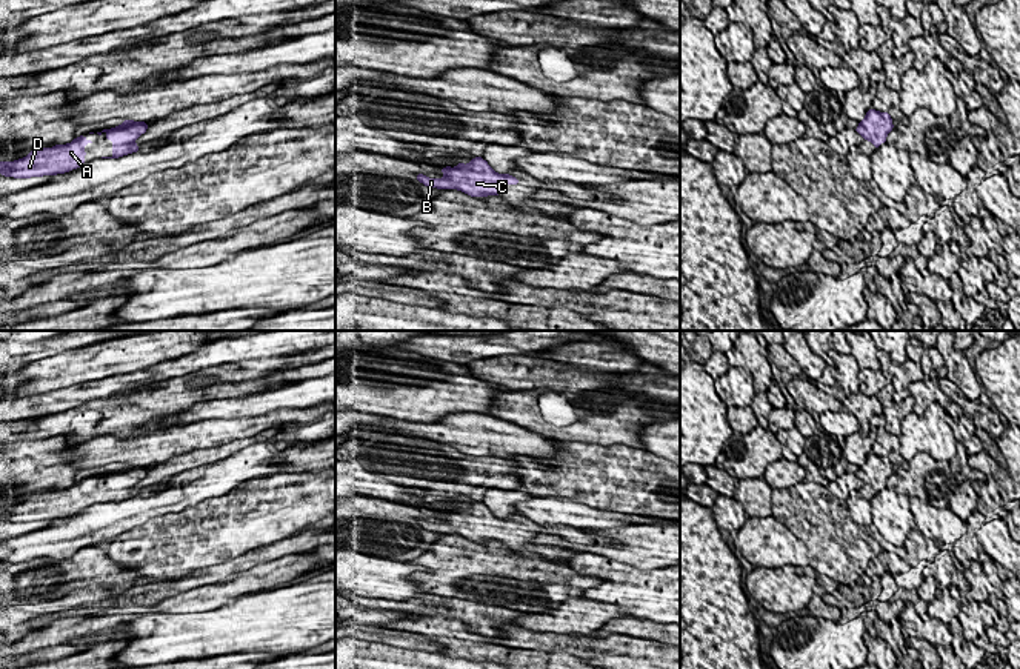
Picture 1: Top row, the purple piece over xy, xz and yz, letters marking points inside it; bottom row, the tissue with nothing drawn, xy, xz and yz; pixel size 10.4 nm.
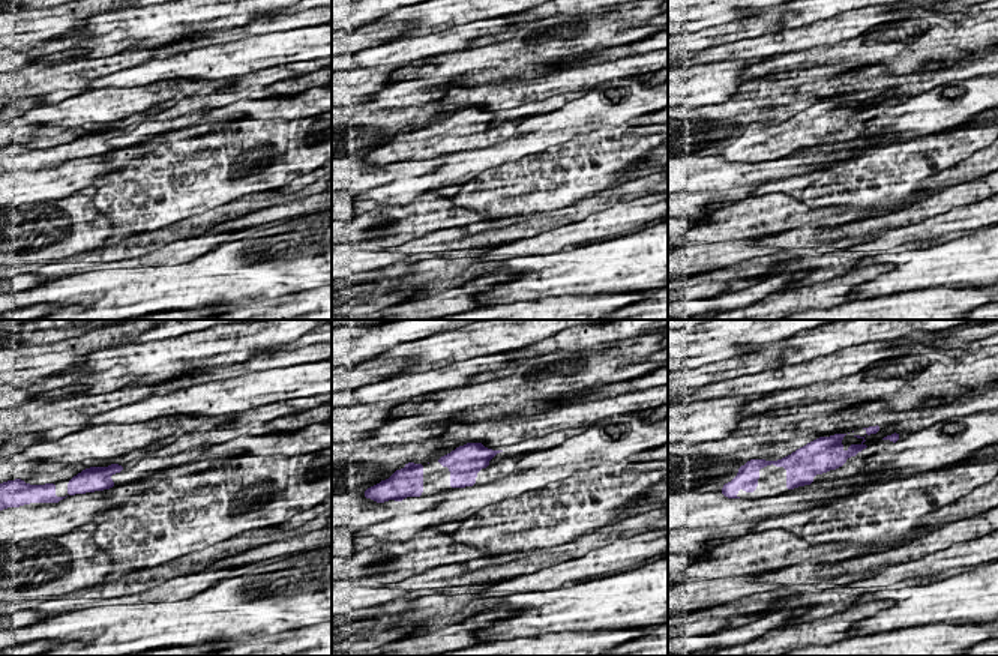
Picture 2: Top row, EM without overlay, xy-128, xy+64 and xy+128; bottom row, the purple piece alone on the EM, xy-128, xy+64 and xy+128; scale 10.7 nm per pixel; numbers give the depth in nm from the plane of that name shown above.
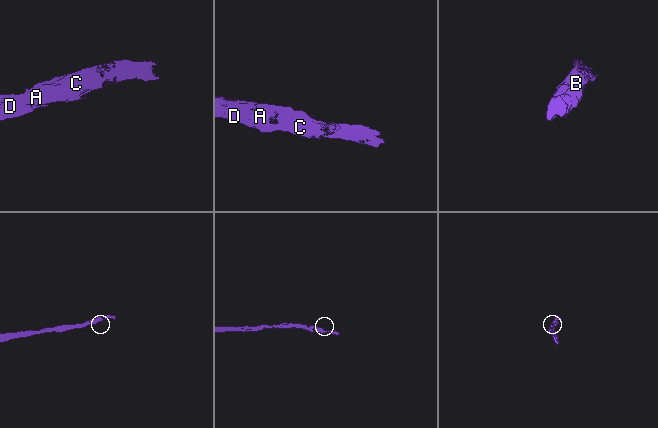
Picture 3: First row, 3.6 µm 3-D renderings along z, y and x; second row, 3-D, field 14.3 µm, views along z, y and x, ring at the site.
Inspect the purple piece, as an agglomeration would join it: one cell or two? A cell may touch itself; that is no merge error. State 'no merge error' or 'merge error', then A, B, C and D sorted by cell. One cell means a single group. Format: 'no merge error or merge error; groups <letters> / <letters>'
no merge error; groups A B C D

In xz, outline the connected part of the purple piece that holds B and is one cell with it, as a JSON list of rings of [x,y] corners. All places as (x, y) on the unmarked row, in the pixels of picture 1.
[[[482,501],[471,503],[468,509],[455,508],[455,512],[442,512],[442,523],[428,523],[415,518],[417,524],[428,532],[458,534],[471,541],[480,543],[498,540],[503,529],[518,529],[518,523],[509,518],[497,518]]]

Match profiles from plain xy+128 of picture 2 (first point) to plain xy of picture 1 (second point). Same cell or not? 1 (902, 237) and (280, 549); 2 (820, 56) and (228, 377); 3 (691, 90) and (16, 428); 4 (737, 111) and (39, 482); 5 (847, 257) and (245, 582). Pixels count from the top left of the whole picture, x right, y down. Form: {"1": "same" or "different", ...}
{"1": "different", "2": "same", "3": "same", "4": "same", "5": "different"}

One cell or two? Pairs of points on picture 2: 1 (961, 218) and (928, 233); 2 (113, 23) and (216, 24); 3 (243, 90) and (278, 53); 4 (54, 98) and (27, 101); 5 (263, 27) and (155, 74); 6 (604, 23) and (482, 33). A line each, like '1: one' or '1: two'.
1: one
2: one
3: two
4: two
5: two
6: two

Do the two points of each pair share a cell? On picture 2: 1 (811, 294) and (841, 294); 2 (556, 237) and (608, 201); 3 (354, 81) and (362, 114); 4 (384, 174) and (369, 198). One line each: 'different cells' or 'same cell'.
1: same cell
2: different cells
3: different cells
4: different cells

